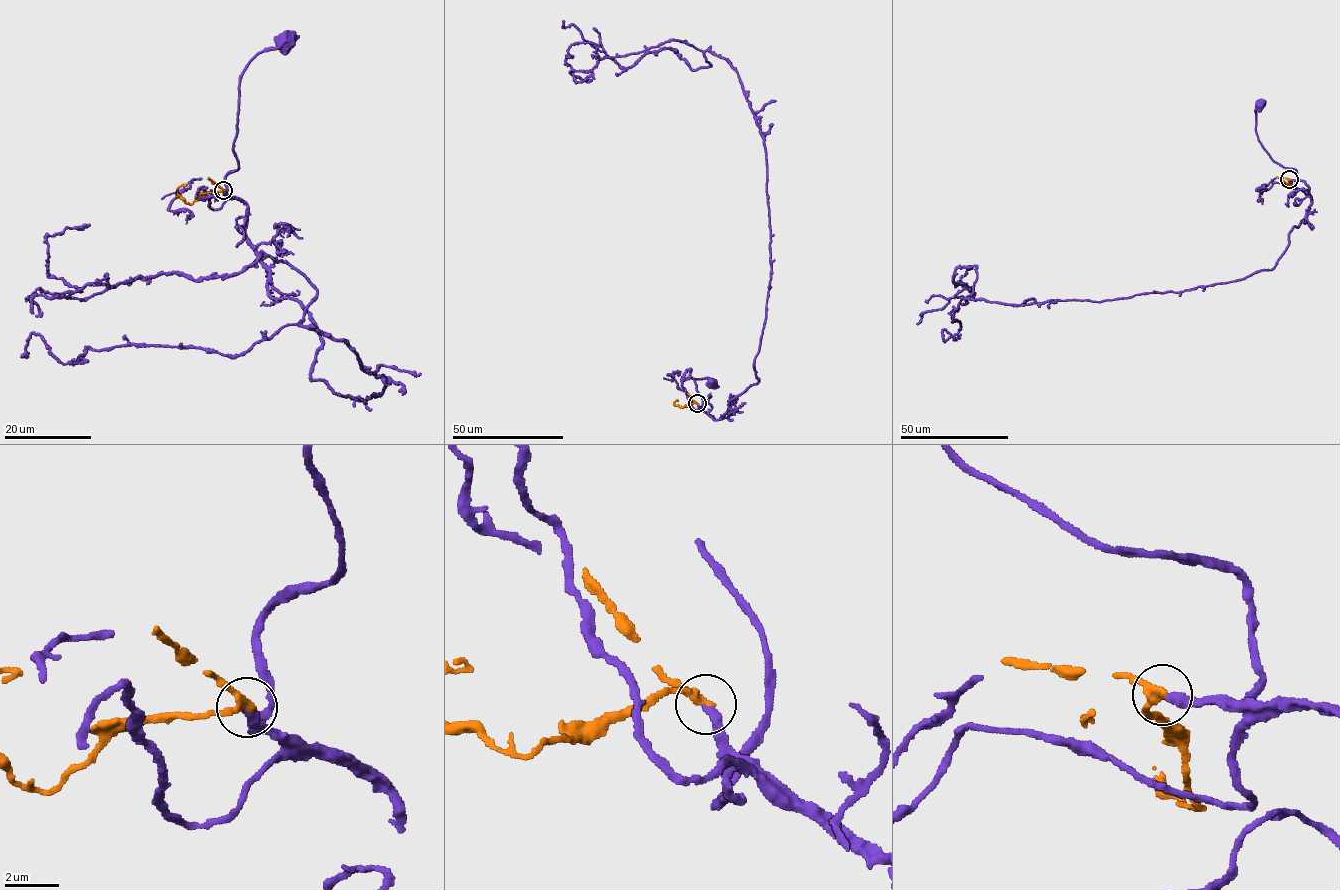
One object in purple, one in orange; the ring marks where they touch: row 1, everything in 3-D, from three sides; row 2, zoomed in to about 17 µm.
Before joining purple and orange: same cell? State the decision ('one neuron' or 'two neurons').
one neuron

